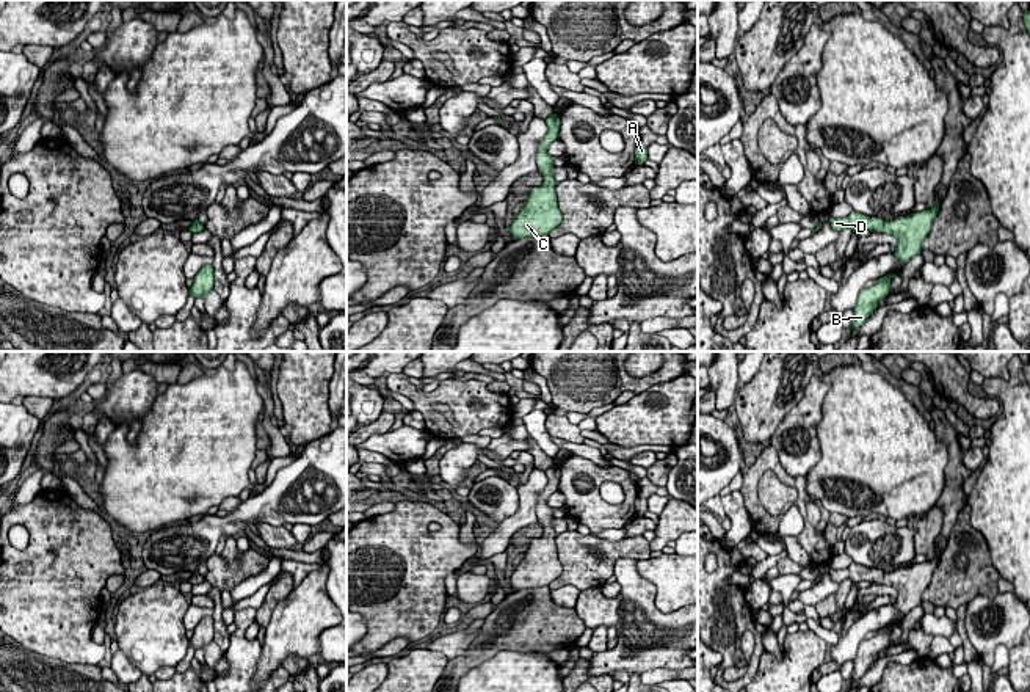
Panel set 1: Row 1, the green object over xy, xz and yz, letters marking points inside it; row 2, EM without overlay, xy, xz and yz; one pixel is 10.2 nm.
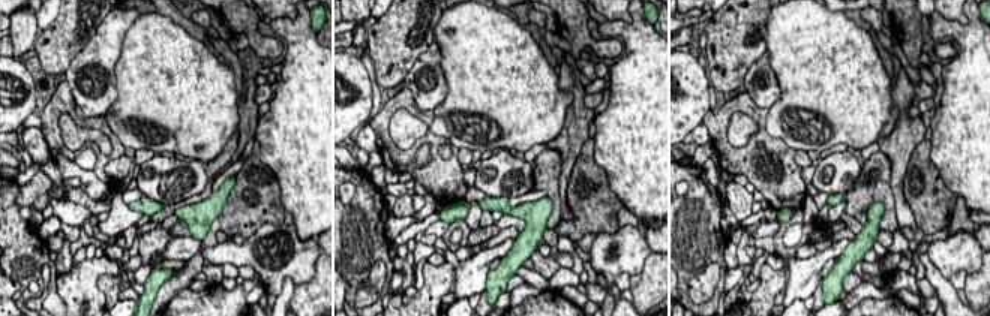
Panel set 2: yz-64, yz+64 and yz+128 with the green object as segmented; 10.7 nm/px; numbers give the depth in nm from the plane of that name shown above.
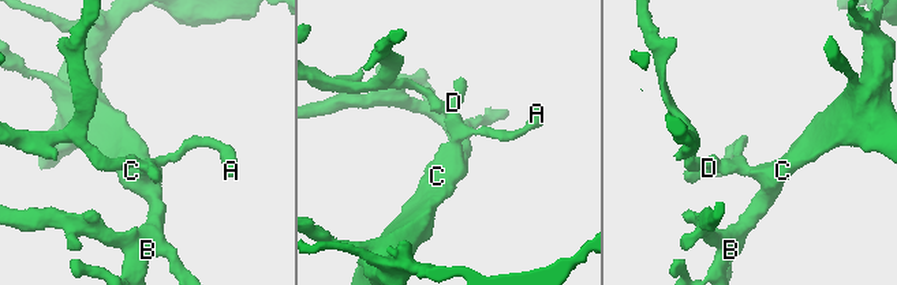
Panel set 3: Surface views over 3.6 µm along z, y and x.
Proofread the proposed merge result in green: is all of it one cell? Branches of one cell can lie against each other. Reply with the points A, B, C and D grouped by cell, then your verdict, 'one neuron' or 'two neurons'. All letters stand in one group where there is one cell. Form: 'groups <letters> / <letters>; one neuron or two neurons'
groups A B C D; one neuron

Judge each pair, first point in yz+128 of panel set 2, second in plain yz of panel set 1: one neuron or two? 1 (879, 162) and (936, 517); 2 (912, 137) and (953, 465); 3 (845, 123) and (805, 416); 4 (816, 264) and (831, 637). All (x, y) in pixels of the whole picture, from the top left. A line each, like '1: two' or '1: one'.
1: one
2: one
3: two
4: two

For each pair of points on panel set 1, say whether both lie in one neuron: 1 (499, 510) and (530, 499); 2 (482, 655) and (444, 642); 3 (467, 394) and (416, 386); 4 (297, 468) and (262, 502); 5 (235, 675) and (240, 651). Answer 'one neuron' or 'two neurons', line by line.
1: two neurons
2: two neurons
3: one neuron
4: one neuron
5: one neuron

